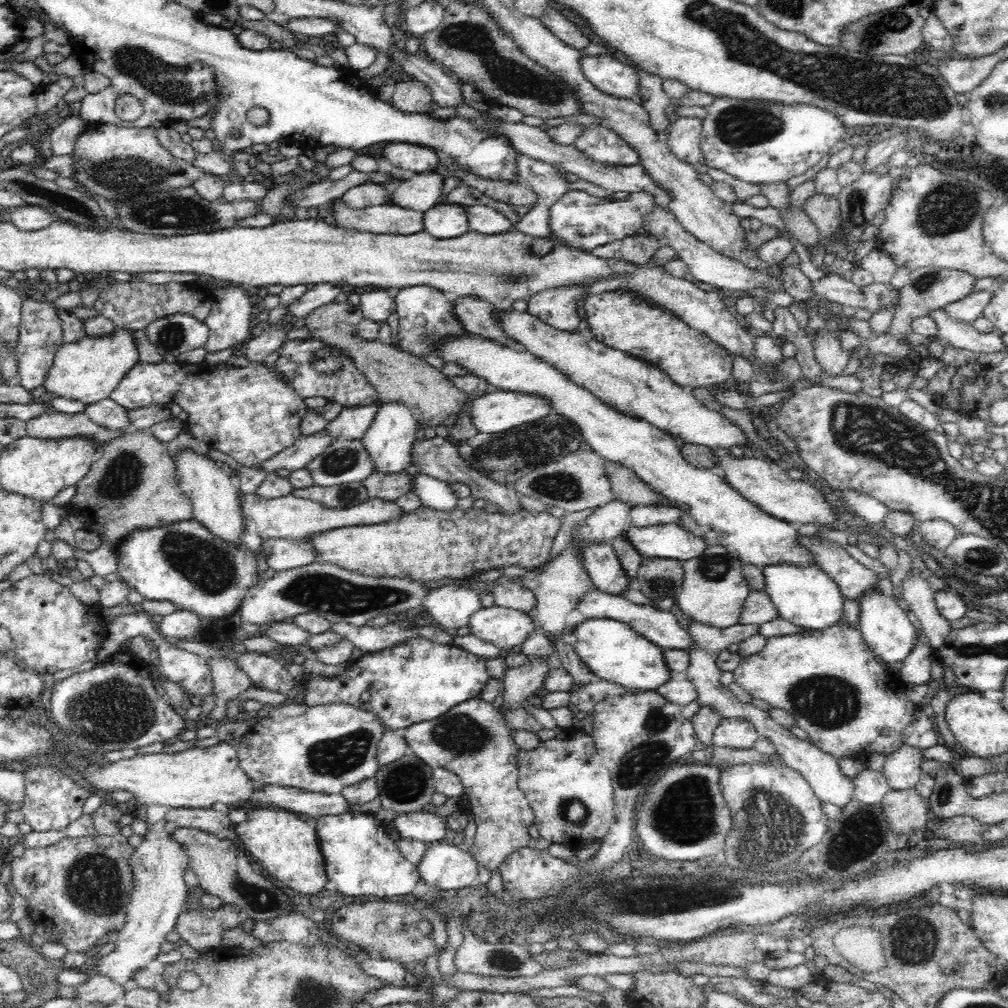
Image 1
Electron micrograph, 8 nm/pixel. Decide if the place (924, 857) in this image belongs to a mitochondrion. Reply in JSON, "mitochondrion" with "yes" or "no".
{"mitochondrion":"no"}

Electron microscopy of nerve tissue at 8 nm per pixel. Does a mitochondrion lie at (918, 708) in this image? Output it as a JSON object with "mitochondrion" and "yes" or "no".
{"mitochondrion":"no"}

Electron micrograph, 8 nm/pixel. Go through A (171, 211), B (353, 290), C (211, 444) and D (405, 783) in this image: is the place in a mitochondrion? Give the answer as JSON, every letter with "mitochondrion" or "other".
{"A":"mitochondrion","B":"other","C":"other","D":"mitochondrion"}

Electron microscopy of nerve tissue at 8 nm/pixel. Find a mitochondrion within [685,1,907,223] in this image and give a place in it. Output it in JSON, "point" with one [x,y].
{"point":[738,125]}

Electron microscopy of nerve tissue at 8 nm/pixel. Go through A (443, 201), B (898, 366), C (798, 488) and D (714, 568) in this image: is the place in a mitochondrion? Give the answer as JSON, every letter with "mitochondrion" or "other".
{"A":"other","B":"other","C":"other","D":"mitochondrion"}

